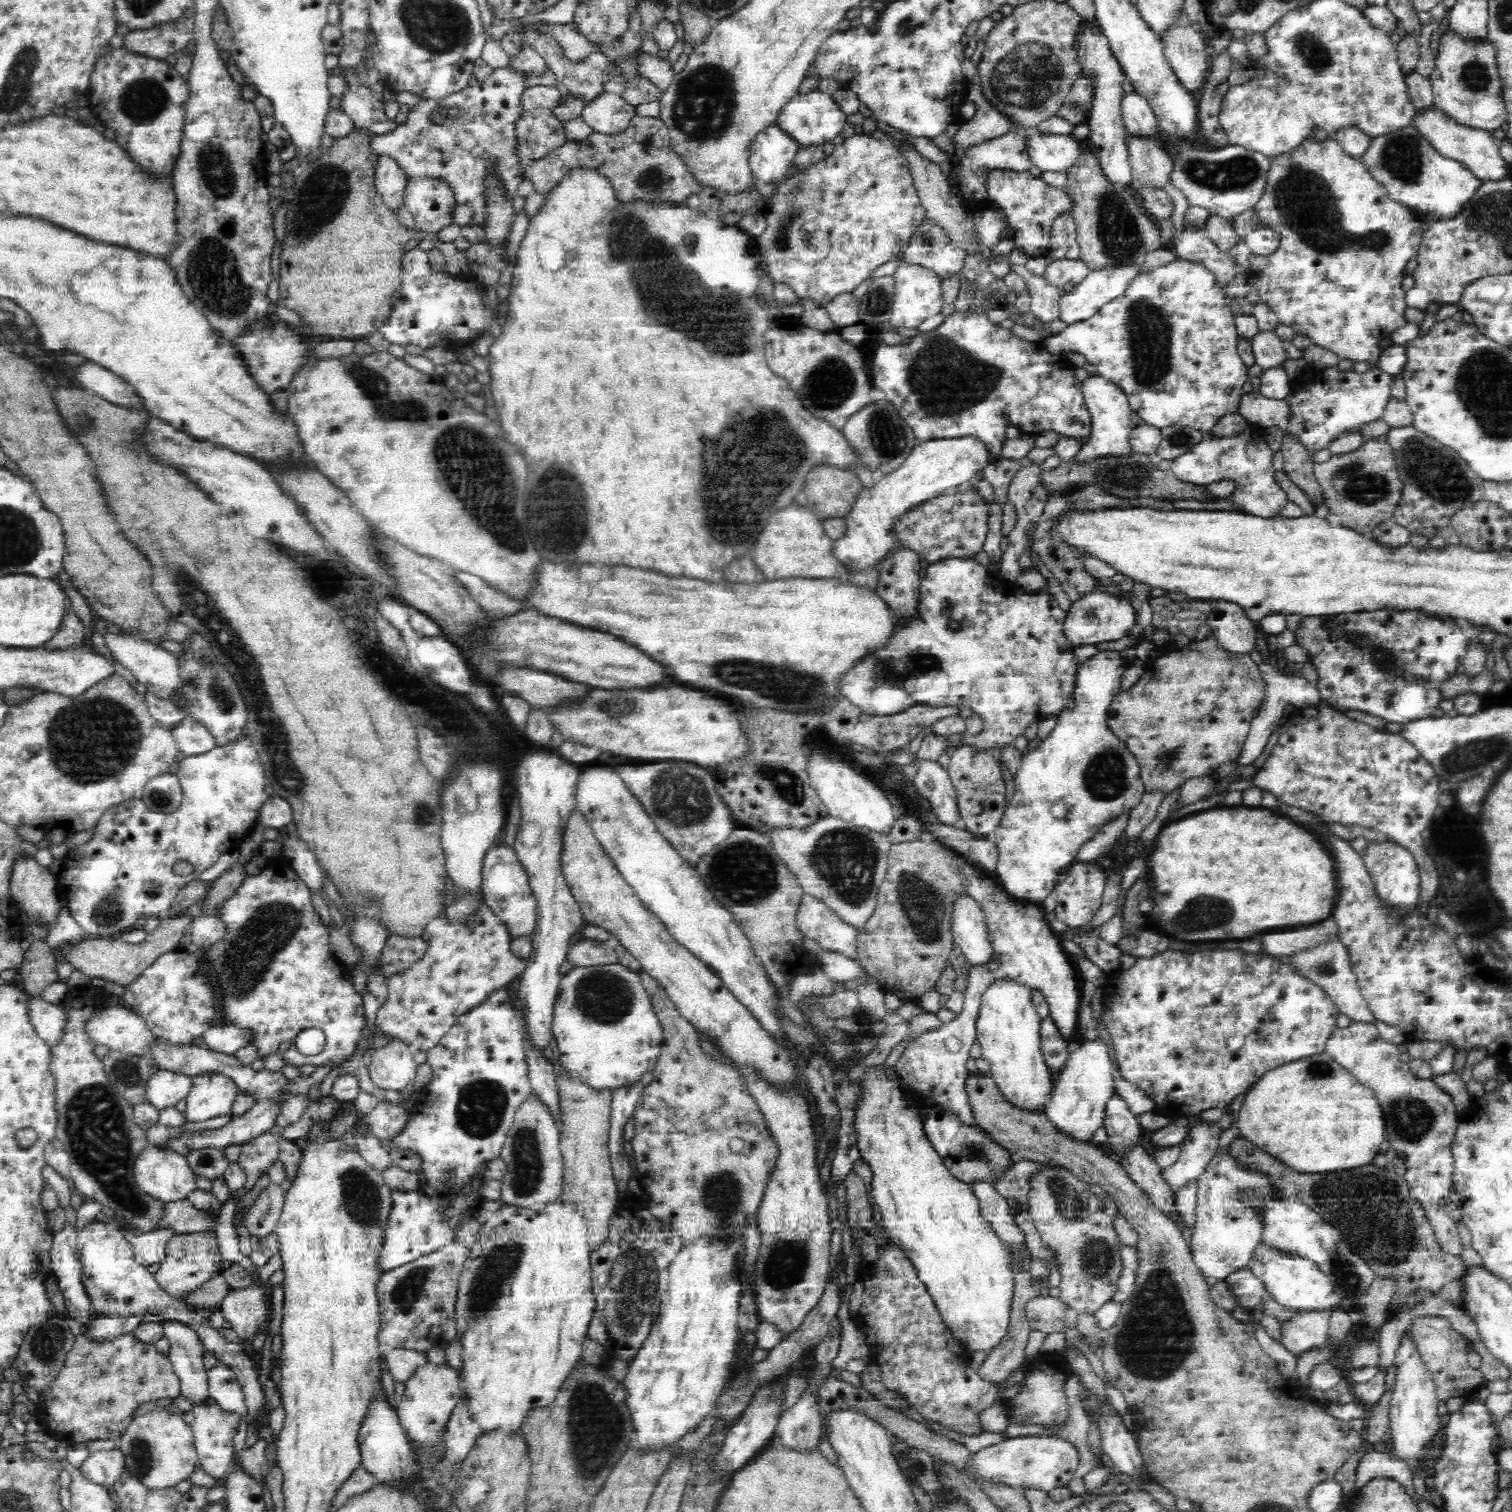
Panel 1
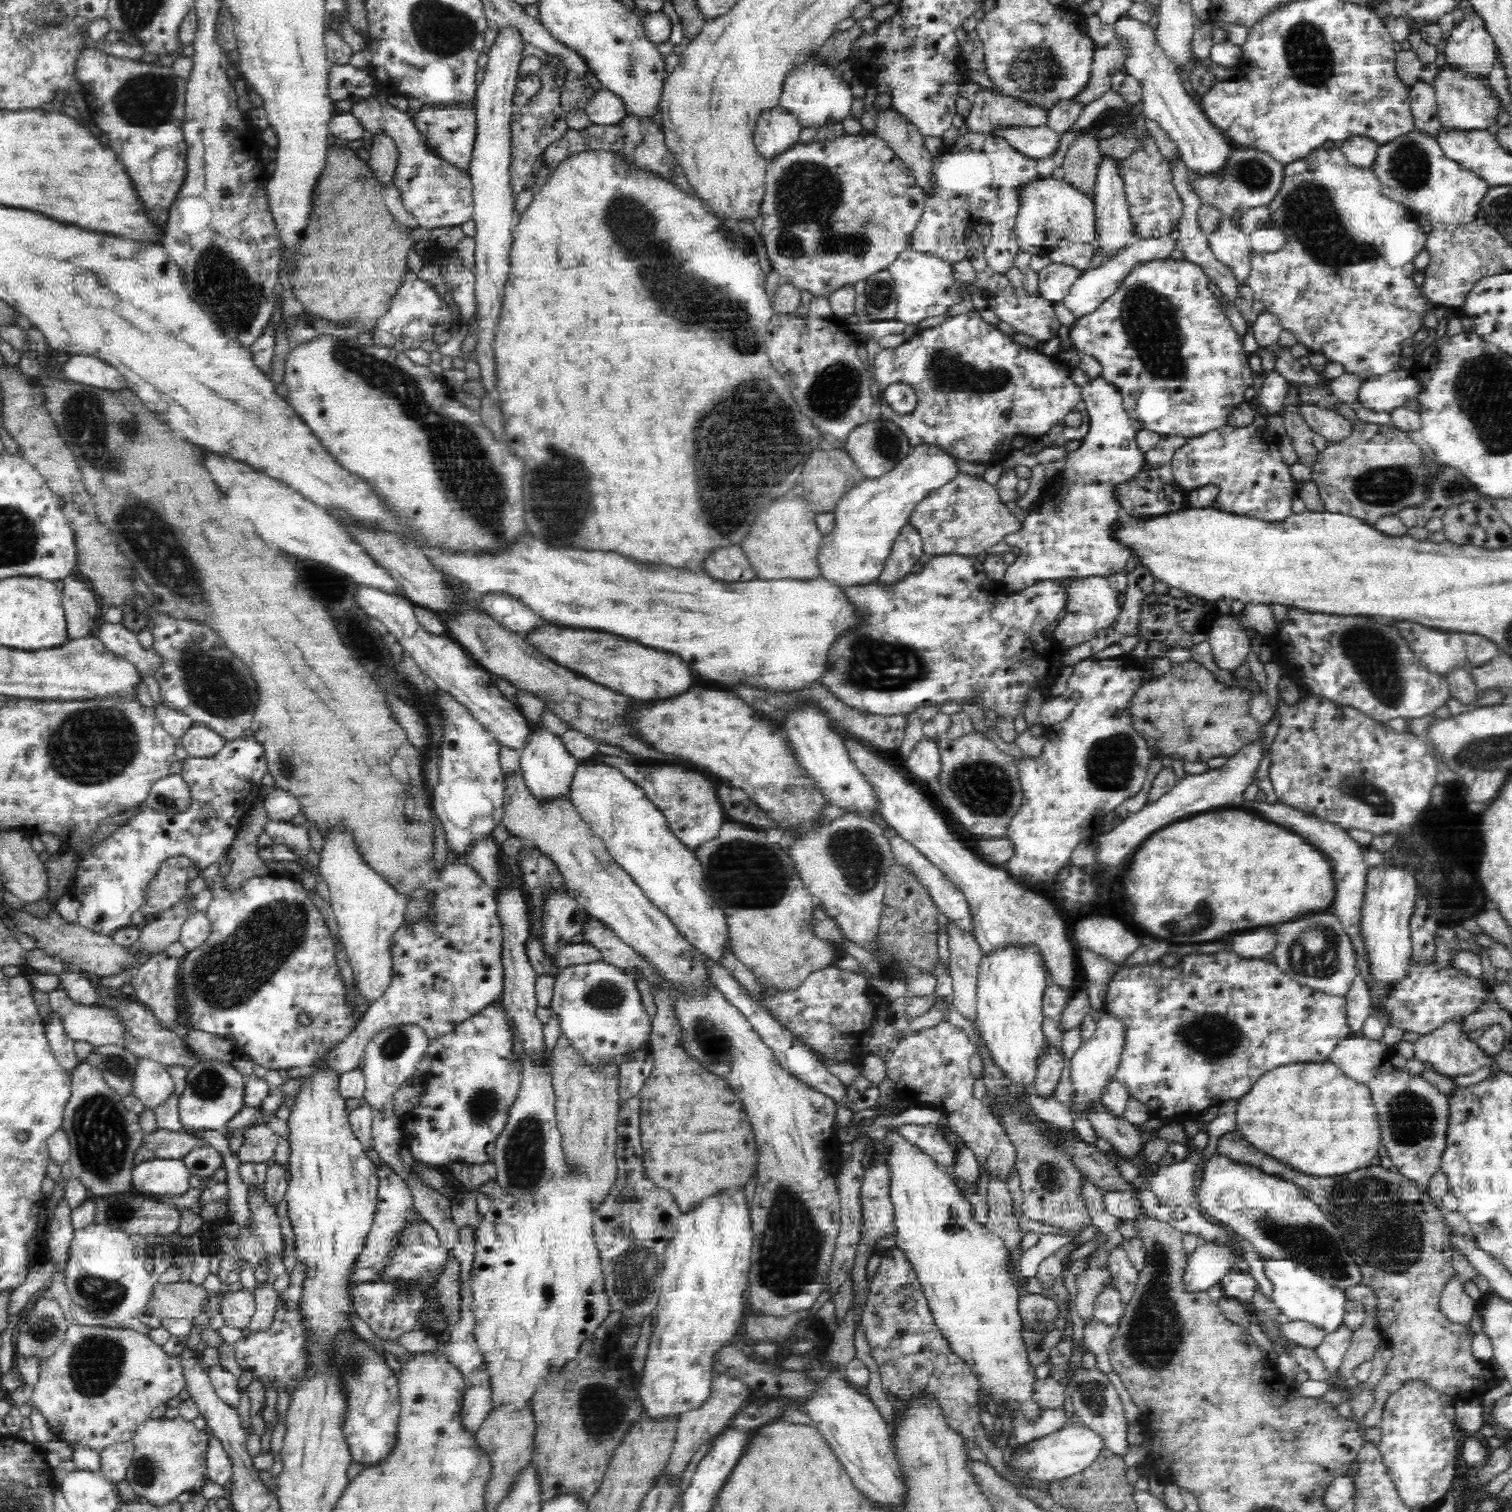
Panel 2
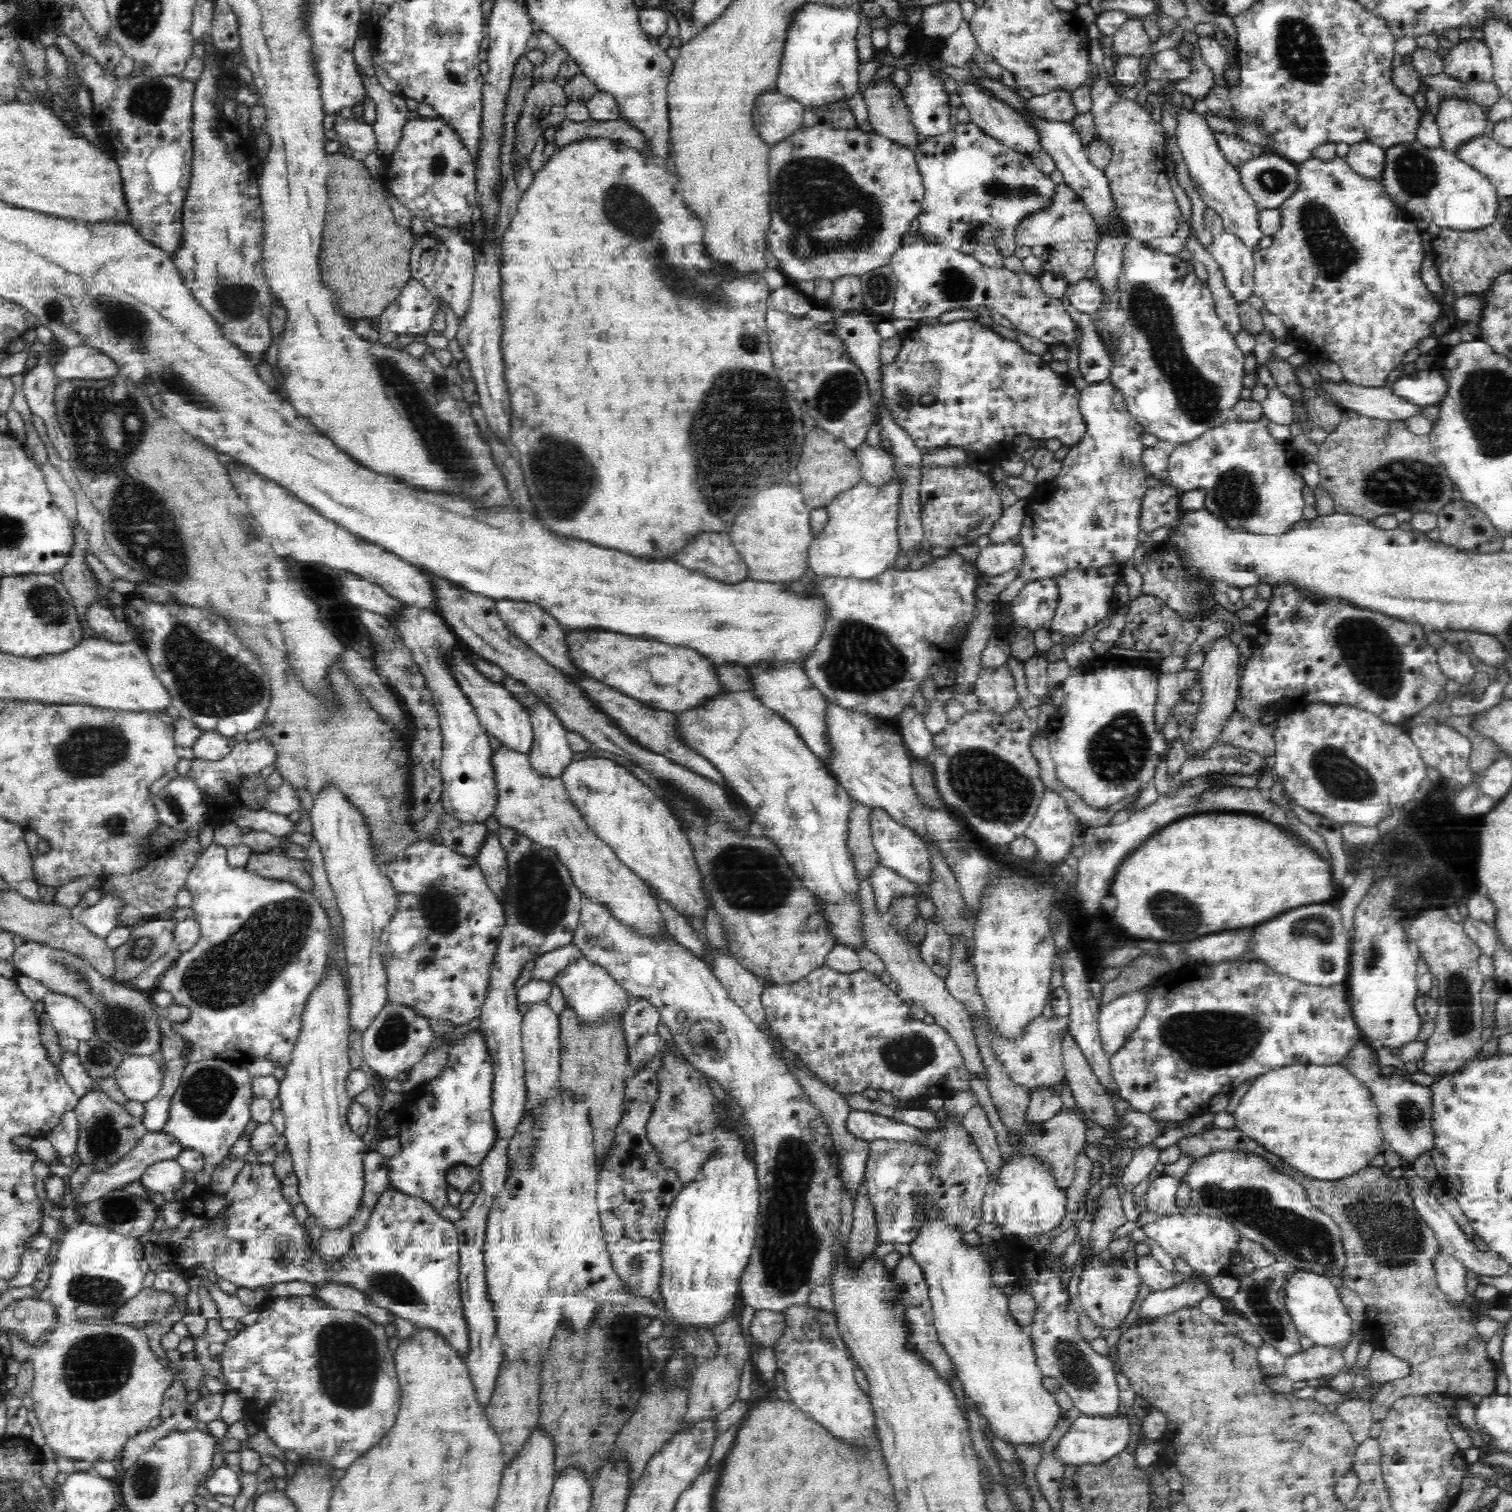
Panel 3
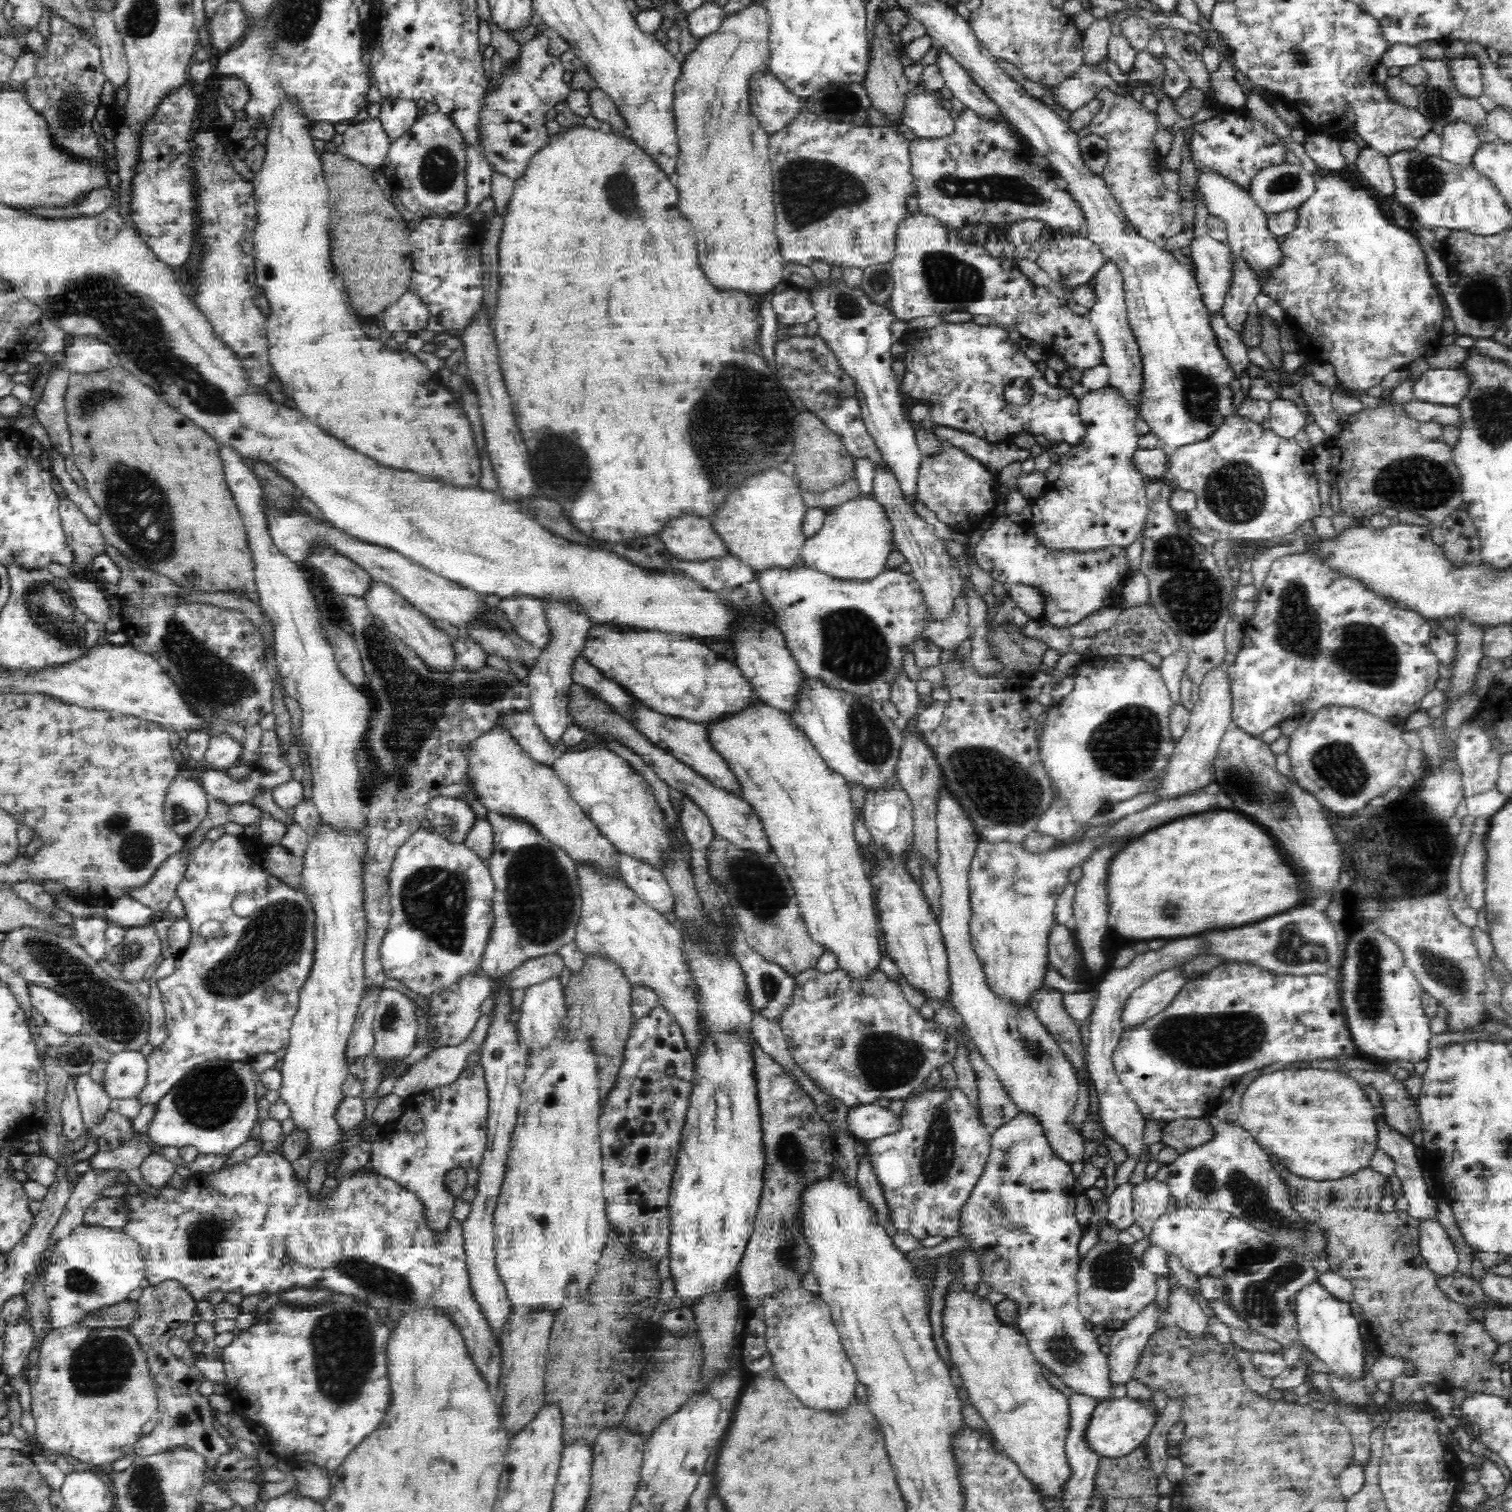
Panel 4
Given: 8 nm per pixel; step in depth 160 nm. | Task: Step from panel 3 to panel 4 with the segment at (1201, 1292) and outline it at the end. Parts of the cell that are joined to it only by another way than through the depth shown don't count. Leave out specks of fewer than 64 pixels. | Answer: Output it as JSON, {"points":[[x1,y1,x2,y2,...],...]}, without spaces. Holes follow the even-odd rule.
{"points":[[1154,1303,1148,1304,1142,1313,1128,1320,1122,1329,1108,1332,1110,1352,1107,1361,1110,1370,1110,1387,1126,1385,1133,1379,1138,1361,1156,1332,1158,1311]]}

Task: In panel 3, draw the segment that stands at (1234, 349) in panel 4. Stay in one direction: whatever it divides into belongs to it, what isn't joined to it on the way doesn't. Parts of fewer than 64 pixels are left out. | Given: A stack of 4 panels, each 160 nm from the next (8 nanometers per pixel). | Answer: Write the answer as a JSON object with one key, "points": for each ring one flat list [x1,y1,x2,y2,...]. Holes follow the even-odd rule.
{"points":[[1191,235,1188,237,1186,248,1192,252,1193,260,1204,264,1208,272,1207,285,1214,301,1217,317,1232,336,1238,336,1240,330,1243,329,1237,311,1238,305,1232,300,1228,290,1226,290,1222,271,1219,269,1217,262,1210,251,1202,248,1200,243]]}

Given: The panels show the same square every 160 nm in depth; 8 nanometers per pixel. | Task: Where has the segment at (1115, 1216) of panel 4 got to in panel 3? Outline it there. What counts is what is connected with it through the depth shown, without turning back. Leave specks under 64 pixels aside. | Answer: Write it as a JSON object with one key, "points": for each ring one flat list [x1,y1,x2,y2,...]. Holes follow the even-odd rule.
{"points":[[1153,1144,1135,1150,1130,1164,1124,1168,1124,1174,1122,1174,1122,1188,1126,1194,1132,1194,1134,1188,1147,1179,1150,1172,1154,1170,1154,1166,1159,1162,1159,1152,1160,1149]]}

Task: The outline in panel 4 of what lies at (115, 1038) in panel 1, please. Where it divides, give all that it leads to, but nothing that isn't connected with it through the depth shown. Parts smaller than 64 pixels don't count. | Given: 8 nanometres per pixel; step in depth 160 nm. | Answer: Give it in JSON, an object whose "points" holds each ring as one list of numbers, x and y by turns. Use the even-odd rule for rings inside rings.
{"points":[[27,983,27,989,31,1005,50,1025,62,1034,73,1035,81,1032,83,1016,65,996,36,983]]}

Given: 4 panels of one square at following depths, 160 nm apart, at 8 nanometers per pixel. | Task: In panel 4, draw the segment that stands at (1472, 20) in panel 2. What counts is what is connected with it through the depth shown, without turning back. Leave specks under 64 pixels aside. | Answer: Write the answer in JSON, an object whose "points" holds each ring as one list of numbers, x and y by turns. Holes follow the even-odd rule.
{"points":[[1464,55,1448,60,1447,67,1453,85,1463,97,1477,99,1483,94,1481,70,1475,60]]}

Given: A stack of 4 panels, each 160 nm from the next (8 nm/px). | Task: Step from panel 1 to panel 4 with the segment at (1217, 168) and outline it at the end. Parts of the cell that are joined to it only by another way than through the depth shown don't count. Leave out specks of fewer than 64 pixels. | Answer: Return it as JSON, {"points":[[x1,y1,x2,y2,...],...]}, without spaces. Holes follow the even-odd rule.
{"points":[[1288,162,1256,174,1249,194,1266,214,1280,214,1298,209,1314,192,1314,175,1302,166]]}

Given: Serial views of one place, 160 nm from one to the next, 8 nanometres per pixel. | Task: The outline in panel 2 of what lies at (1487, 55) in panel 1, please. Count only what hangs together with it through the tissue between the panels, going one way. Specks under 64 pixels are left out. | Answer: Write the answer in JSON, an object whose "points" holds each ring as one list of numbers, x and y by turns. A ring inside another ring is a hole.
{"points":[[1448,65,1442,66,1434,80,1433,89,1437,100,1437,115,1443,128,1449,131,1479,131,1487,130,1496,123,1500,106,1488,93,1483,79,1484,76,1470,76,1456,72,1448,68]]}

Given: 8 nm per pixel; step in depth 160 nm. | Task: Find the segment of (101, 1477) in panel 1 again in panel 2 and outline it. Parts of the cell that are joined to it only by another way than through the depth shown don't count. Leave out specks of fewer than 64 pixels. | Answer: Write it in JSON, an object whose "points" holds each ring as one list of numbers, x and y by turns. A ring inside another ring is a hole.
{"points":[[134,1439,111,1445,100,1453,100,1472,113,1483,124,1480,135,1451]]}

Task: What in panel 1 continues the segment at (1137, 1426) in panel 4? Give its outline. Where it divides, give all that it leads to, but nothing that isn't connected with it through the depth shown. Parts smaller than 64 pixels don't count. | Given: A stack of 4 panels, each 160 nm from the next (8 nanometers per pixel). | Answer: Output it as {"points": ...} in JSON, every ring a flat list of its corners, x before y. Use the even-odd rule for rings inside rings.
{"points":[[1021,1436,1007,1438,973,1454,970,1469,974,1477,986,1477,1019,1490,1034,1489,1048,1492,1066,1486,1080,1464,1076,1444,1059,1436]]}

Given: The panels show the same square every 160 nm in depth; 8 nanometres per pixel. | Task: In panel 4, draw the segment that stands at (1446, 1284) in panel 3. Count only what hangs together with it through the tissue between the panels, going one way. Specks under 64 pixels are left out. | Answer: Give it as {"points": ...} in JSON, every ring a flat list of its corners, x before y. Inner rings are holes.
{"points":[[1417,1219,1418,1244,1421,1257,1436,1276,1444,1276,1457,1270,1459,1258,1456,1248,1438,1219]]}

